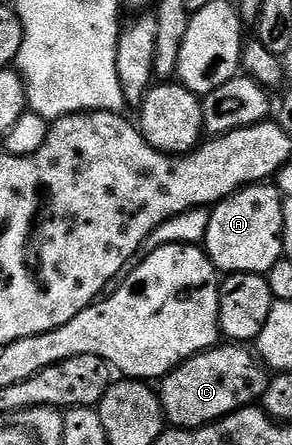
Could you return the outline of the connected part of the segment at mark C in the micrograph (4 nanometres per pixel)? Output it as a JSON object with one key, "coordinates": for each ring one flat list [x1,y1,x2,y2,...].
{"coordinates":[[236,343,217,344,216,348,208,349,205,353,200,353,196,357,182,362,172,373,163,378,158,385,158,396,160,408,164,410,165,418,173,426,182,429,198,429,202,425,211,425,213,421,218,421,221,417,227,417,228,414,235,413,237,409,259,402,264,395,266,384,264,373,266,374,266,369,251,352,248,354,244,349,247,348]]}

